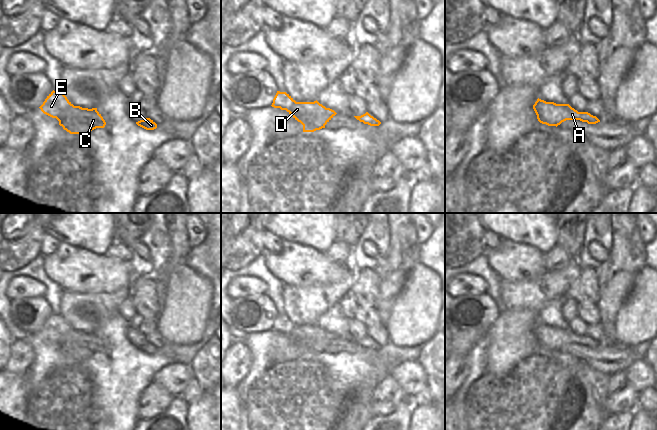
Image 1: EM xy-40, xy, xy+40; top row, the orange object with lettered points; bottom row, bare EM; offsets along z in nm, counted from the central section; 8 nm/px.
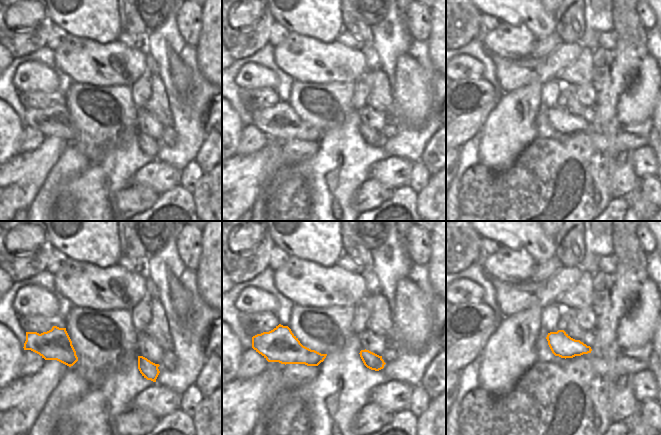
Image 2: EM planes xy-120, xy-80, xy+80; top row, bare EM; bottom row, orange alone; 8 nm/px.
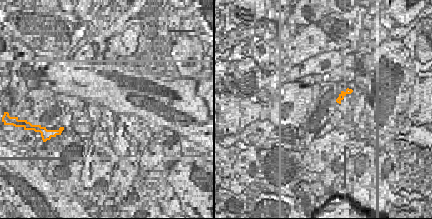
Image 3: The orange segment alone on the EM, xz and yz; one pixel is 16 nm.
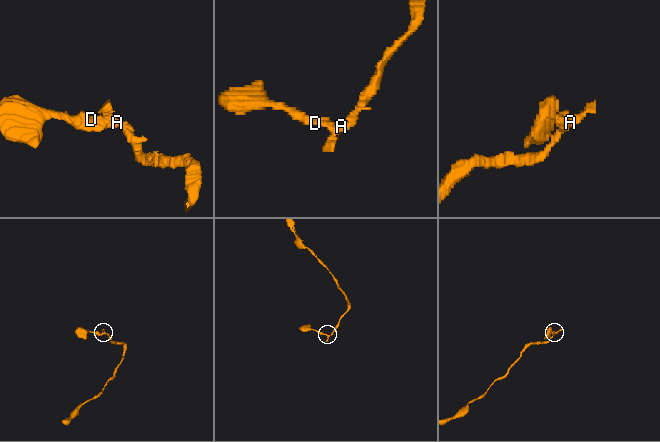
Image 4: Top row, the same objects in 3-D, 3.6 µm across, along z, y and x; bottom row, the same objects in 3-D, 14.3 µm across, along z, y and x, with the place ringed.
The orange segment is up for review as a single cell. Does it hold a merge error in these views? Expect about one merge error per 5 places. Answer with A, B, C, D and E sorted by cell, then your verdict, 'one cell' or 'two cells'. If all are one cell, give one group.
groups A C D E / B; two cells

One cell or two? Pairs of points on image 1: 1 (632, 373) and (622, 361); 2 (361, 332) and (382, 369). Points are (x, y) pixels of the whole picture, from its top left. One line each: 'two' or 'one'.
1: two
2: two

